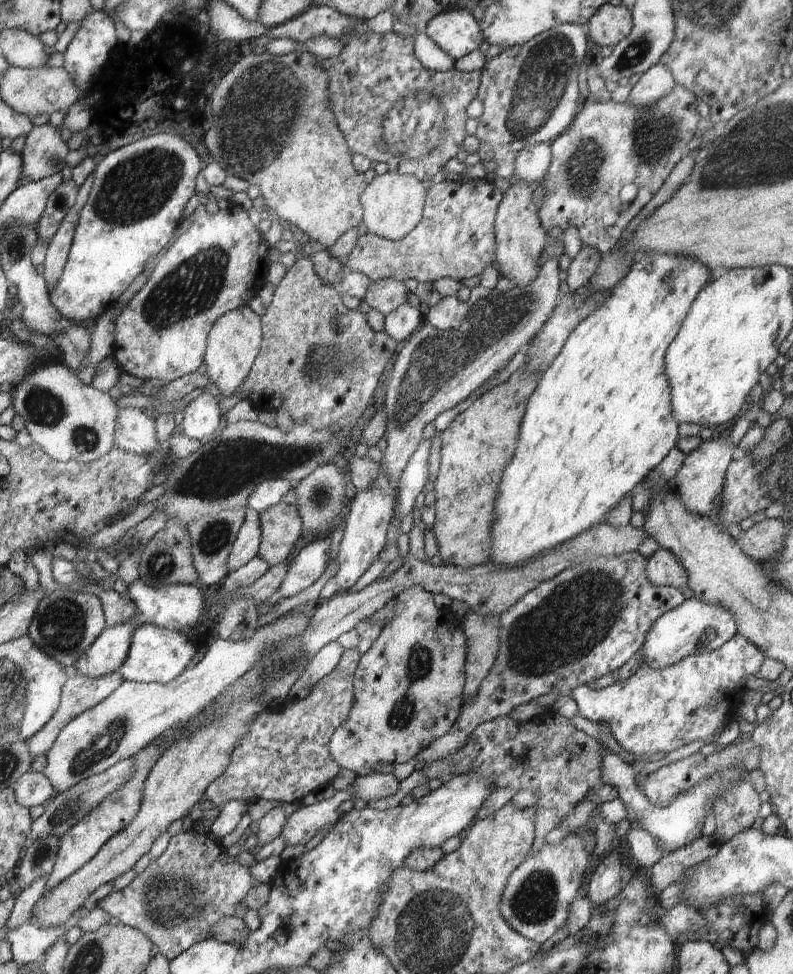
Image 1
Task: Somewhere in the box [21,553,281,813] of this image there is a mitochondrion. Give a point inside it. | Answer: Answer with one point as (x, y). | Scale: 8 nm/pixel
(61, 625)

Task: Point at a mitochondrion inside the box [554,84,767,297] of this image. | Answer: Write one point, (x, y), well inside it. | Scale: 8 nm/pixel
(657, 137)

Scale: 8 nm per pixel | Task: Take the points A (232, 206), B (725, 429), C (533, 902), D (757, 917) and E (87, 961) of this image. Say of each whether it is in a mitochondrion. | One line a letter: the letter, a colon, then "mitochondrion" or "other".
A: other
B: other
C: mitochondrion
D: other
E: mitochondrion

